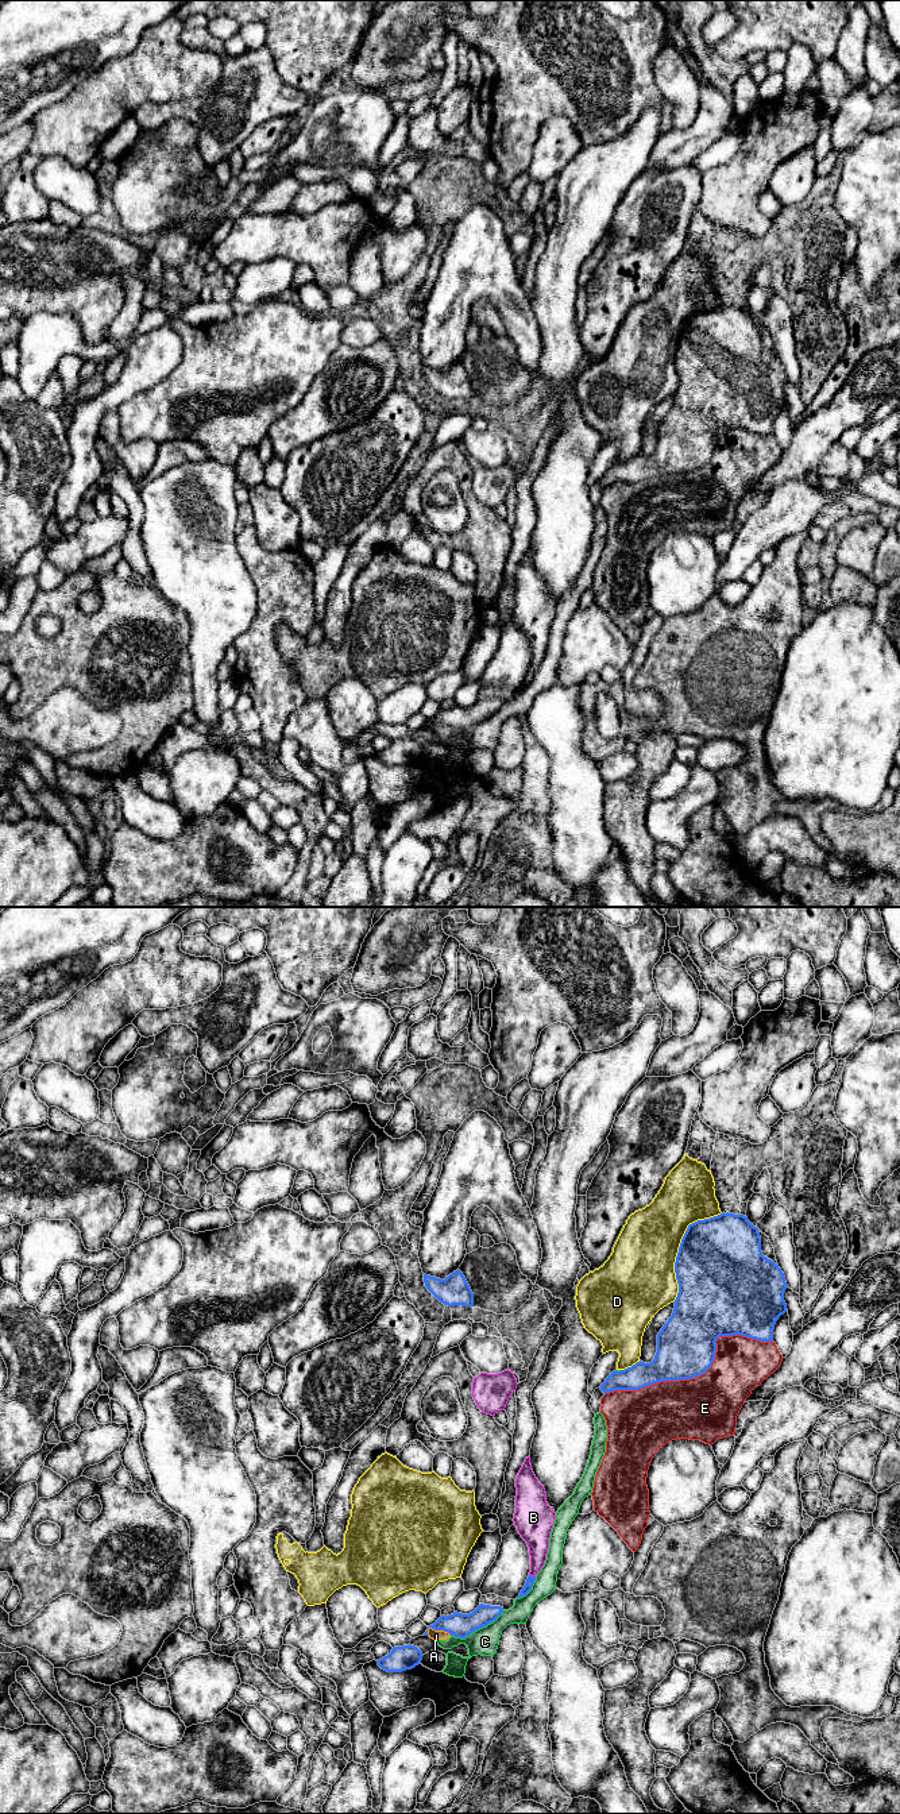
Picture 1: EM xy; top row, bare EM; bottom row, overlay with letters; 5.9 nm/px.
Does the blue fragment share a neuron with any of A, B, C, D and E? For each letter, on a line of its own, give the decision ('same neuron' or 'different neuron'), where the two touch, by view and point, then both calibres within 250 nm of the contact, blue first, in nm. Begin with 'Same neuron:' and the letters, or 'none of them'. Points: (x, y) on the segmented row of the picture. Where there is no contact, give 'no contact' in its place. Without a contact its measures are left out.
Same neuron: none of them
A: different neuron; contact xy (439, 1629); calibres 140 and 60 nm
B: different neuron; contact xy (530, 1575); calibres 50 and 150 nm
C: different neuron; contact xy (476, 1629); calibres 140 and 170 nm
D: different neuron; contact xy (679, 1247); calibres 500 and 380 nm
E: different neuron; contact xy (698, 1376); calibres 360 and 380 nm

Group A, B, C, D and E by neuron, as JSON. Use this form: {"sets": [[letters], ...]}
{"sets": [["A", "C"], ["B"], ["D"], ["E"]]}

